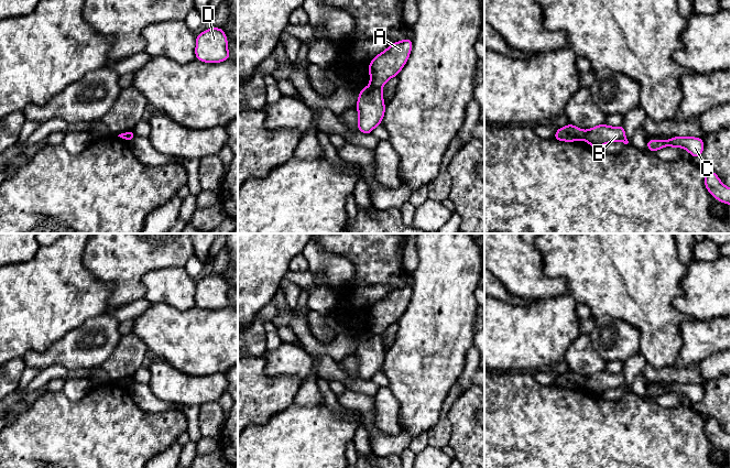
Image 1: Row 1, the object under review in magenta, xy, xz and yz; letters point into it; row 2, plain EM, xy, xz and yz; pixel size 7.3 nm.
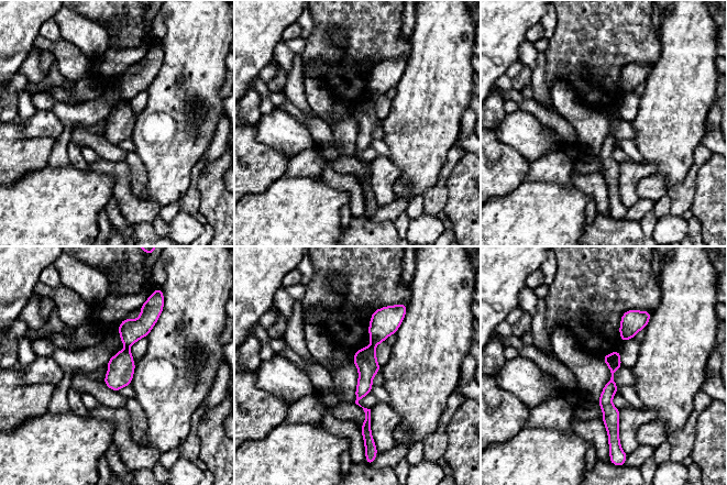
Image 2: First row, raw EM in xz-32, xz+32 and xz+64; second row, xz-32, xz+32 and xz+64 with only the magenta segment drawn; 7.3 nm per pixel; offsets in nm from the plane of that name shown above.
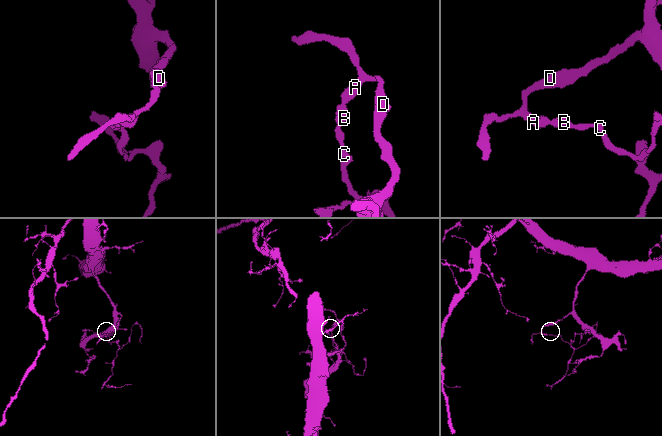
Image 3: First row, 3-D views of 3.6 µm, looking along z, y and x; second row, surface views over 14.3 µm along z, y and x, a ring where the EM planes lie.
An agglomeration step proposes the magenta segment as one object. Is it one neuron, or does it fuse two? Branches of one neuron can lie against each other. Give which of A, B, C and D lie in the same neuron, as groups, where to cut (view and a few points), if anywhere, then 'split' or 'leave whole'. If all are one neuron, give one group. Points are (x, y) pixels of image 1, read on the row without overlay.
A D / B C | xz (370, 330), (380, 335) | split

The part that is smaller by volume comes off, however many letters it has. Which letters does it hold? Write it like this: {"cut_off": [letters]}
{"cut_off": ["B", "C"]}

